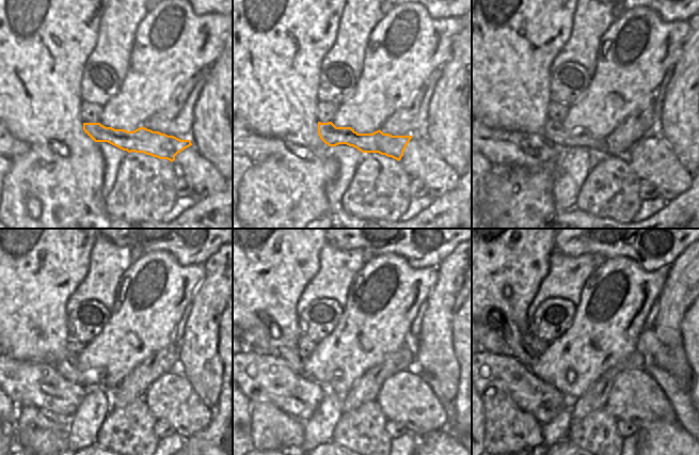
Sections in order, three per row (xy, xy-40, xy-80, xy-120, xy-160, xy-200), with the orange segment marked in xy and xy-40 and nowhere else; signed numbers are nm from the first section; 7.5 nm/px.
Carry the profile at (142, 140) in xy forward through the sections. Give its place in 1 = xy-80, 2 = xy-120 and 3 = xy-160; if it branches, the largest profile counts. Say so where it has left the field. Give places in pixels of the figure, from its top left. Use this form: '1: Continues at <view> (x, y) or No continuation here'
1: Continues at xy-80 (556, 132)
2: Continues at xy-120 (67, 367)
3: Continues at xy-160 (288, 352).

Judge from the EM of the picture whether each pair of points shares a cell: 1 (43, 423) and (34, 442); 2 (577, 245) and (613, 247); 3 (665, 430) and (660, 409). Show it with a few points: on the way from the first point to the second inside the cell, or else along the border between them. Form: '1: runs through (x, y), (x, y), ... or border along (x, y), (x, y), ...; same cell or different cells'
1: border along (65, 422), (25, 428), (20, 443); different cells
2: runs through (586, 245), (604, 245); same cell
3: border along (676, 421), (650, 421), (640, 426); different cells

